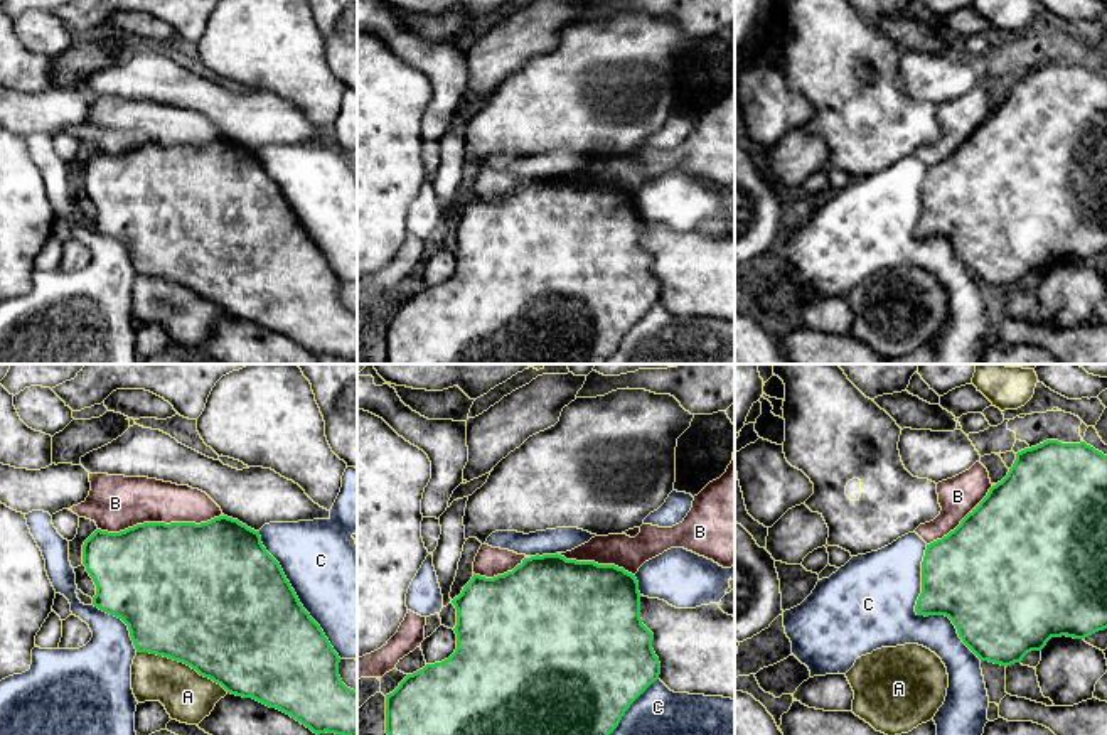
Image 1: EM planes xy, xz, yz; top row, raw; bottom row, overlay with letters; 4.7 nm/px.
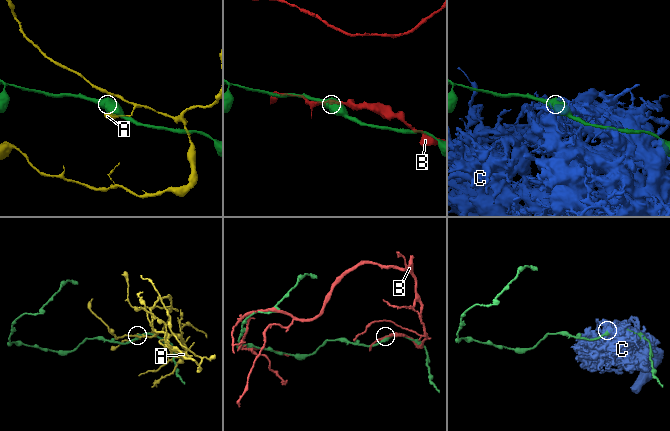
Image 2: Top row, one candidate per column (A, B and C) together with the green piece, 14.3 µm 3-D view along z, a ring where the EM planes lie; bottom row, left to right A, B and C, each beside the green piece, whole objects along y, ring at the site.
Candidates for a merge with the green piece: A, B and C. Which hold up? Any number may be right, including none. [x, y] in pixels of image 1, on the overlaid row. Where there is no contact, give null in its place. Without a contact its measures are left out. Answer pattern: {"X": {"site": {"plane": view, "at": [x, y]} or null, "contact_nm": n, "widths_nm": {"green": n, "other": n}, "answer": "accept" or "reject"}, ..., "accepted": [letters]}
{"A": {"site": {"plane": "xy", "at": [182, 661]}, "contact_nm": 480, "widths_nm": {"green": 500, "other": 240}, "answer": "reject"}, "B": {"site": {"plane": "xy", "at": [160, 523]}, "contact_nm": 600, "widths_nm": {"green": 500, "other": 260}, "answer": "accept"}, "C": {"site": {"plane": "yz", "at": [920, 614]}, "contact_nm": 600, "widths_nm": {"green": 380, "other": 440}, "answer": "reject"}, "accepted": ["B"]}

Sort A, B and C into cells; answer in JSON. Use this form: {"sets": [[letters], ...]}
{"sets": [["A"], ["B"], ["C"]]}

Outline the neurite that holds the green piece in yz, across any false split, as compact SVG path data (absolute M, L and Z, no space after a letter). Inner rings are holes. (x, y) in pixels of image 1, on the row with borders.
M1046 440L1016 453L1008 475L991 484L987 469L976 462L969 470L937 484L940 514L915 533L927 543L922 561L922 593L917 600L917 615L945 615L952 620L962 642L981 659L1001 666L1021 663L1031 651L1041 651L1051 637L1085 639L1107 629L1107 455L1087 445Z

